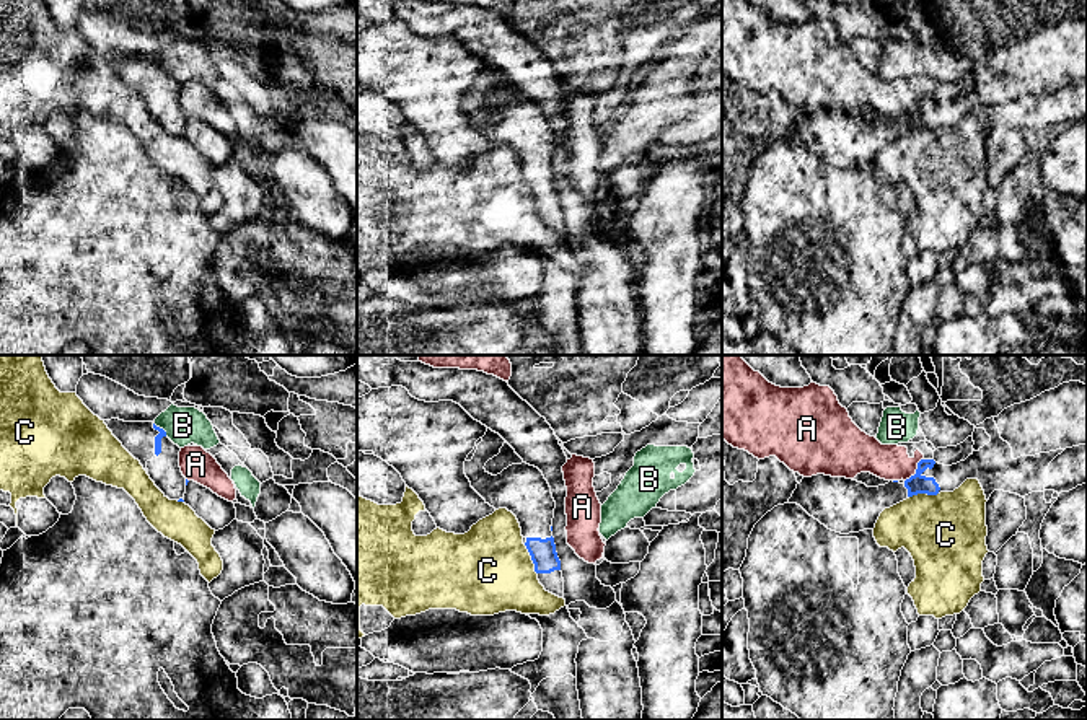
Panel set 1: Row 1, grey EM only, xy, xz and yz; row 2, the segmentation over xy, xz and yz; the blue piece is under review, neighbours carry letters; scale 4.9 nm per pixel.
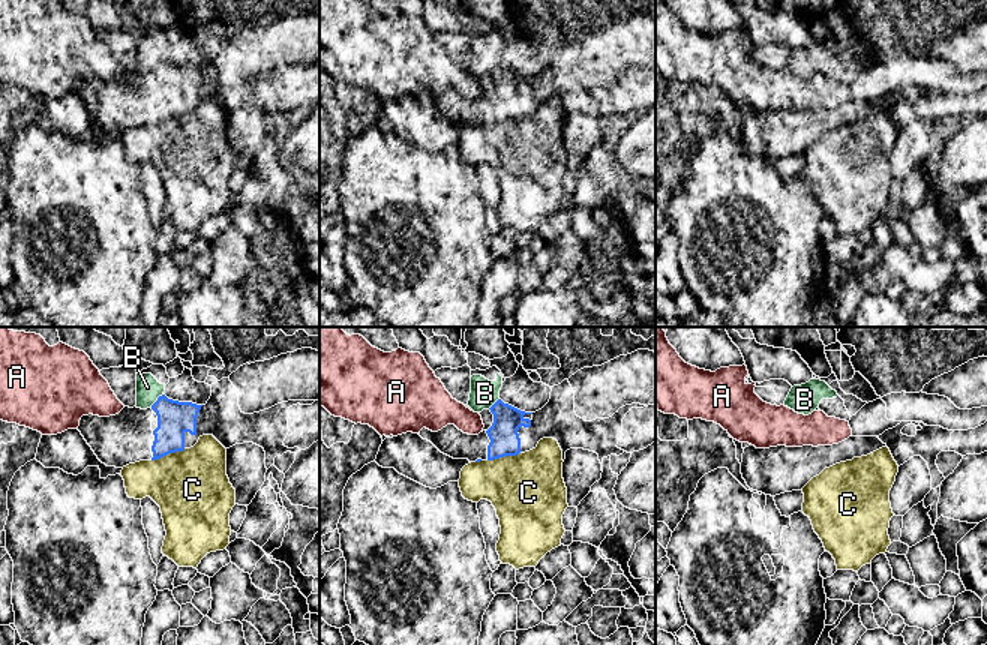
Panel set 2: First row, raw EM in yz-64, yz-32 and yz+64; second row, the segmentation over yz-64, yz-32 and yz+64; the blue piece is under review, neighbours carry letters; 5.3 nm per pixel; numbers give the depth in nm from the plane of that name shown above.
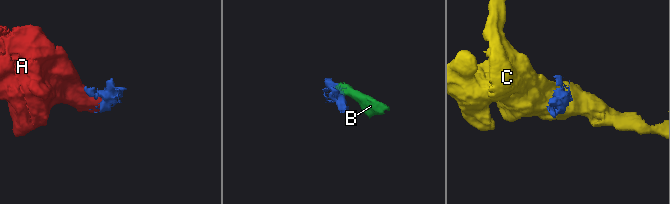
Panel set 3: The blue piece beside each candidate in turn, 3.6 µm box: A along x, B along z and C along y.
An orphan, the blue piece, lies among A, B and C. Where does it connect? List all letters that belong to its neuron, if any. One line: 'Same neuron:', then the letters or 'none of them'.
Same neuron: none of them

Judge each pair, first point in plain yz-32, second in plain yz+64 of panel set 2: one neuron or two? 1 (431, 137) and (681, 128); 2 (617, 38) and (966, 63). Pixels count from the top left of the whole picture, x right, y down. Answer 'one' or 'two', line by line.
1: two
2: one

